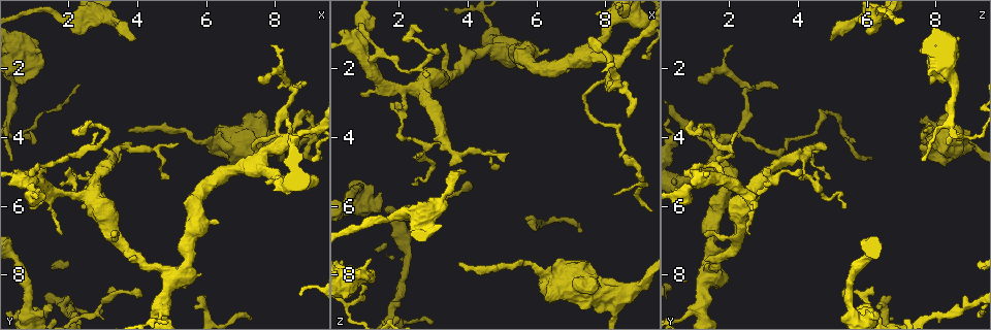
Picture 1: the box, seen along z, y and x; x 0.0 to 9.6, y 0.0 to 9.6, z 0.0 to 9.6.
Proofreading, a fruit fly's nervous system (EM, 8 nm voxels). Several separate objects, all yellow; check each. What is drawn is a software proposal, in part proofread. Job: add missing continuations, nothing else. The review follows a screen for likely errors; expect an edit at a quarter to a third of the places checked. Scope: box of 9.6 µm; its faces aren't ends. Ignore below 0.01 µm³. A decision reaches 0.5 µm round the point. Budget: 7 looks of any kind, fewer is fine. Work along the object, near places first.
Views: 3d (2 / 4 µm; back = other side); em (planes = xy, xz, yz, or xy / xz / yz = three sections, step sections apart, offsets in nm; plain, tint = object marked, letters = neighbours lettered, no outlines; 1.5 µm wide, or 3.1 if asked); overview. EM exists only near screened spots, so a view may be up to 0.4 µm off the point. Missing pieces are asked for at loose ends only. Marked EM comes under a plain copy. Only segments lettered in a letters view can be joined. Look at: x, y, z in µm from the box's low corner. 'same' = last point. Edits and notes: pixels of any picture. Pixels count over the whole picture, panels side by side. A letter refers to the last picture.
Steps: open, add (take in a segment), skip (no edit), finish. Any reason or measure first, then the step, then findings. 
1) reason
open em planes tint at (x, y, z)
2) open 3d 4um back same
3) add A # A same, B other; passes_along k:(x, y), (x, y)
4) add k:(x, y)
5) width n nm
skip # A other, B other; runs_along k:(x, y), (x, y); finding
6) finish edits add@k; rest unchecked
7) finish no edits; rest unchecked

free end
open em planes letters at (3.90, 1.15, 5.00)

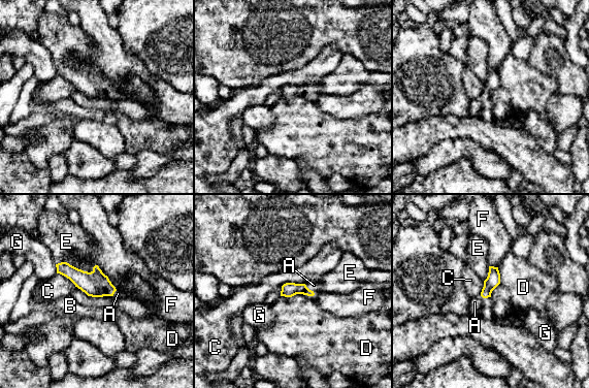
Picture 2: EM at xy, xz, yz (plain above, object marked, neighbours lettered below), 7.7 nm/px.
width 110 nm
add A # A same, B other, C other, D other, E other, F other, G other; passes_along 2:(289, 289), (308, 289), (314, 285); the neuron continues

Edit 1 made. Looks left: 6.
redraw
open overview

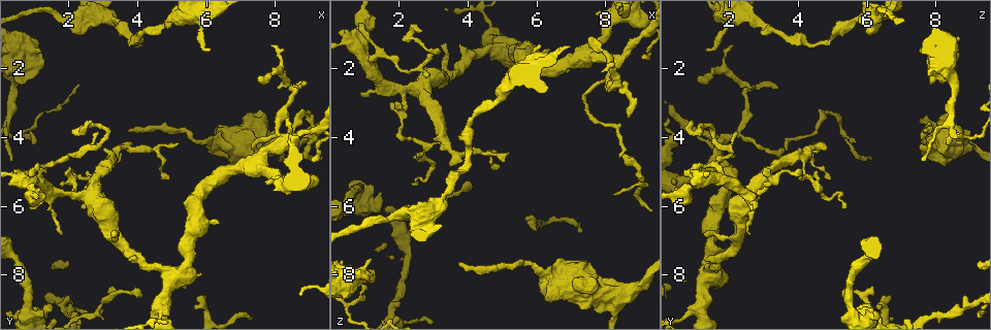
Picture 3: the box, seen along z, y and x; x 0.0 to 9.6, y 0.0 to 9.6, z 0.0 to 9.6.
branch stops here
open 3d 2um at (1.15, 1.50, 7.45)

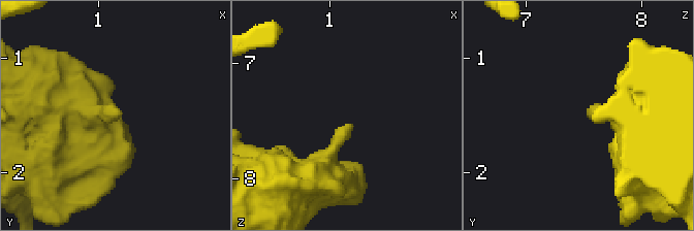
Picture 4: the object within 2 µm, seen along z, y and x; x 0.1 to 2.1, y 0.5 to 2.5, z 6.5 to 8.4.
open em planes letters at (1.16, 1.46, 7.50)

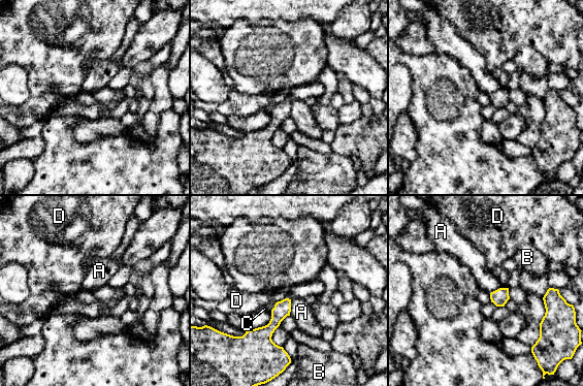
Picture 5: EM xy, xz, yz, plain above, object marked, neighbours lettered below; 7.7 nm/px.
skip # A other, B other, C other, D other; border 5:(286, 297), (290, 300), (289, 315); no lettered segment goes on from it

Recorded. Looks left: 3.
stops while still wide
open em xy step 4 letters at (7.40, 3.85, 9.05)

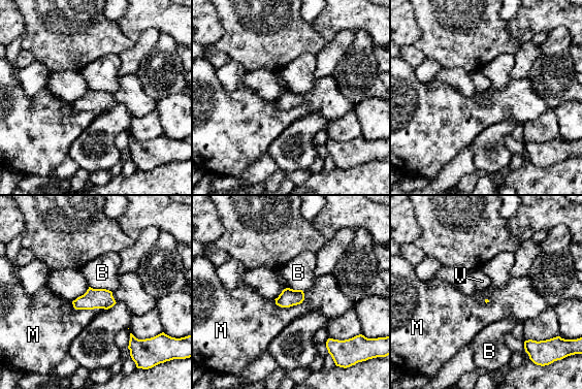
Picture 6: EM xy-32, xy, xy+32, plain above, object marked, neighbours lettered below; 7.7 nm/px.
longest_contact M 260 nm
skip # B other, M other, V other; no lettered segment goes on from it

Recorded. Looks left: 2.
finish edits add@2; rest unchecked

